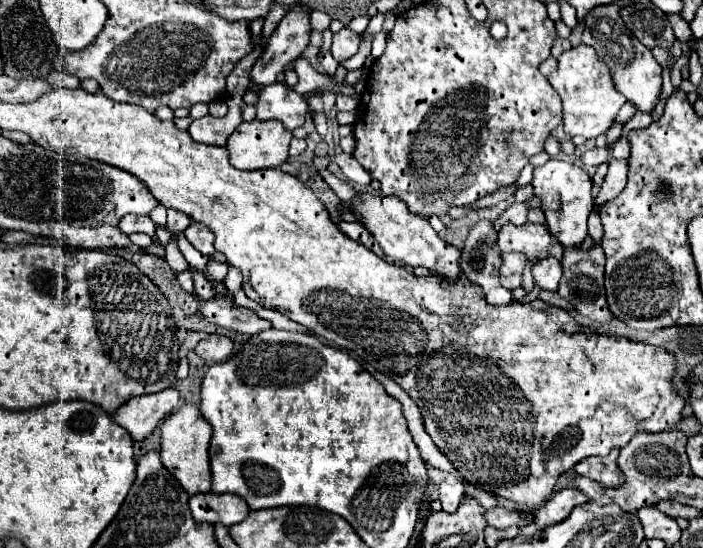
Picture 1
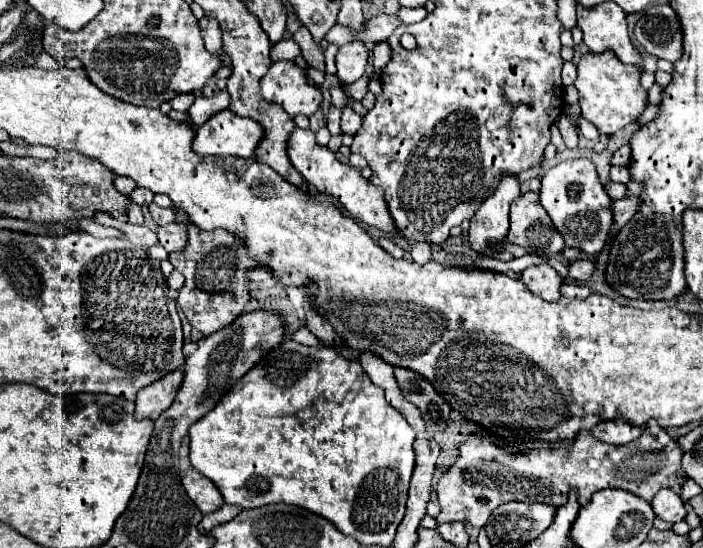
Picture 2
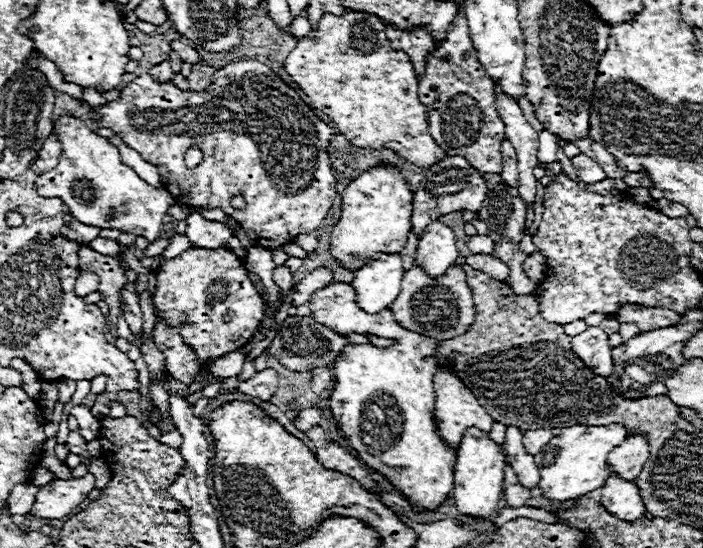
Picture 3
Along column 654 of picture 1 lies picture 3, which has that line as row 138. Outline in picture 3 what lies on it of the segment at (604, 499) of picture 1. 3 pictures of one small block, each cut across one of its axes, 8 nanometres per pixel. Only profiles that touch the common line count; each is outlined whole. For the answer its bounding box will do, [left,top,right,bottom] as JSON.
[420,4,506,174]

